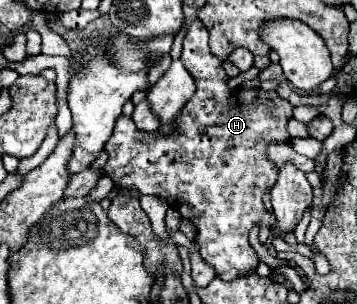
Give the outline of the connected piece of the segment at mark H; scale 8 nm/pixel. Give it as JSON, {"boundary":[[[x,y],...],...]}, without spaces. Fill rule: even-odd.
{"boundary":[[[185,19],[187,33],[183,39],[183,53],[181,61],[191,73],[197,91],[195,95],[187,101],[183,107],[179,119],[175,119],[175,135],[169,137],[159,137],[157,133],[153,135],[143,135],[137,131],[135,123],[121,115],[115,123],[113,135],[105,143],[105,151],[109,155],[103,173],[113,179],[115,185],[123,189],[137,189],[141,195],[155,195],[165,199],[173,209],[181,213],[181,217],[189,219],[197,227],[197,237],[199,241],[199,253],[207,265],[211,265],[217,273],[219,279],[231,281],[241,275],[249,275],[255,271],[259,259],[253,247],[247,241],[249,229],[257,225],[269,225],[273,227],[275,215],[267,213],[263,205],[263,195],[273,187],[277,179],[277,169],[275,165],[267,159],[267,145],[271,141],[279,141],[279,127],[287,127],[287,121],[291,119],[293,107],[289,101],[281,99],[275,91],[263,91],[263,89],[237,89],[229,91],[229,77],[225,69],[221,67],[221,61],[215,59],[209,51],[209,33],[205,25],[199,19]]]}

